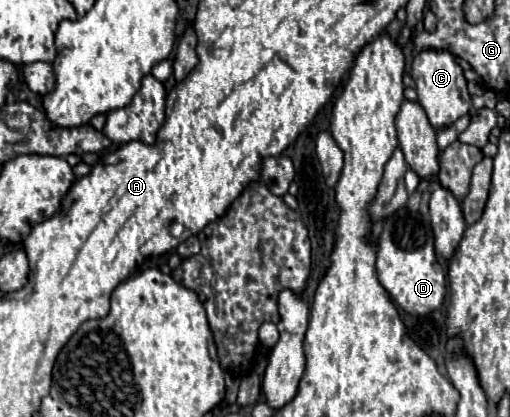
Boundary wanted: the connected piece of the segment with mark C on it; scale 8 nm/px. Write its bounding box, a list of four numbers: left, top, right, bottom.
[412,49,472,129]

